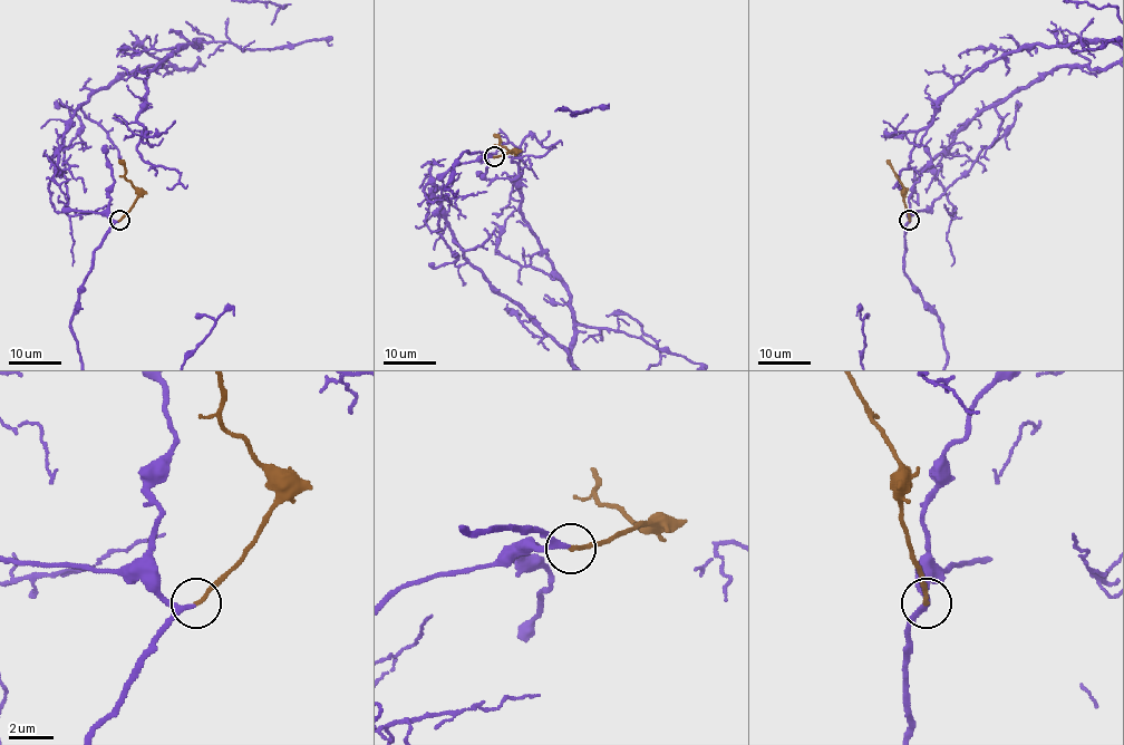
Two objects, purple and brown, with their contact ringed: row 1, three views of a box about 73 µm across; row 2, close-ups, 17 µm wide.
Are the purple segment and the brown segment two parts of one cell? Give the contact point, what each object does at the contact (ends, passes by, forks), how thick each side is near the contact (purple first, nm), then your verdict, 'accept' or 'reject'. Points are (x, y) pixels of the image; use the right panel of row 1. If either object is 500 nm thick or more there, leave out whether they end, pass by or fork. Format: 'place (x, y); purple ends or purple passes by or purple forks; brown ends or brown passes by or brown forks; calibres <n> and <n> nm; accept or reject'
place (909, 220); purple passes by; brown ends; calibres 190 and 190 nm; accept

